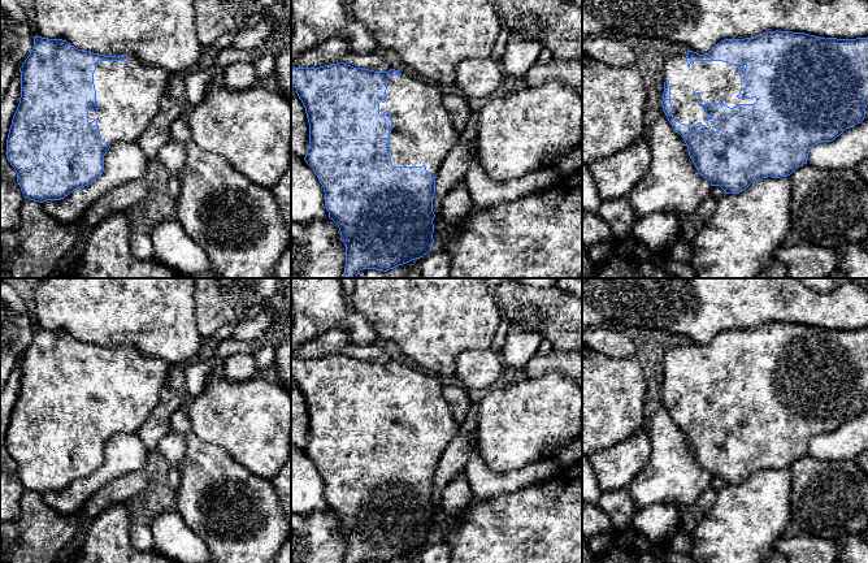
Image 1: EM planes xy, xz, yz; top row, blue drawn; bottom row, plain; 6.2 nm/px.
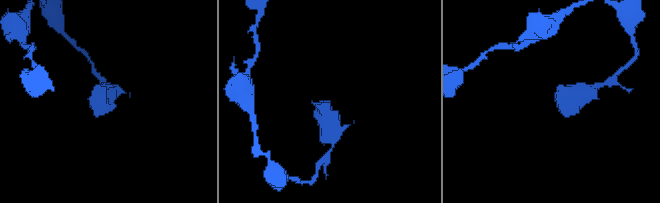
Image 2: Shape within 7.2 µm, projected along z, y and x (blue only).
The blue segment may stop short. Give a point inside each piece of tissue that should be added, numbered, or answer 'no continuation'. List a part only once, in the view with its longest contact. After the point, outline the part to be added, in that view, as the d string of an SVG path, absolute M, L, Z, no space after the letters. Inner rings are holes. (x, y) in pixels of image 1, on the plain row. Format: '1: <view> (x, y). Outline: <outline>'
1: yz (712, 371). Outline: M687 342L672 347L663 360L664 373L670 376L670 395L673 410L689 416L691 424L700 413L706 423L719 423L707 411L704 395L724 394L730 399L737 395L754 395L756 389L738 390L747 372L739 368L737 356L722 352L686 354Z

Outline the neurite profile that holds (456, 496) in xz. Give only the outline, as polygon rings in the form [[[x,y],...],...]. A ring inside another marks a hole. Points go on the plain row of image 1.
[[[464,472],[450,481],[440,494],[440,516],[451,516],[464,511],[473,498],[472,489]]]

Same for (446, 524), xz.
[[[465,510],[451,516],[444,517],[440,516],[439,523],[437,525],[435,537],[439,538],[440,541],[447,542],[448,533],[459,524],[464,514]]]

